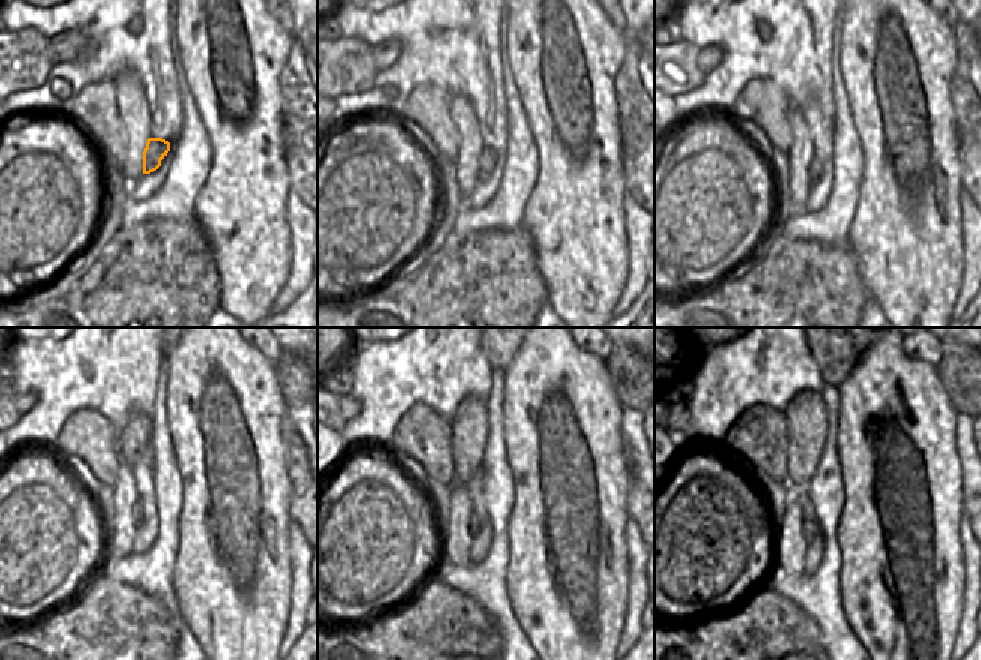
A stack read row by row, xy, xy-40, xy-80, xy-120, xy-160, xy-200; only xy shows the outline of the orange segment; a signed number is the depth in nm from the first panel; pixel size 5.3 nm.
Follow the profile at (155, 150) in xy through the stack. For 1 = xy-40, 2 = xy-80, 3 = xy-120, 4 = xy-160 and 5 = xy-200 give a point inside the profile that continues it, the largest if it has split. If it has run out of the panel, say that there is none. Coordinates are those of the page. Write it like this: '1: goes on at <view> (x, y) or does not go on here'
1: goes on at xy-40 (486, 161)
2: goes on at xy-80 (815, 168)
3: goes on at xy-120 (137, 509)
4: goes on at xy-160 (473, 525)
5: goes on at xy-200 (810, 530)

